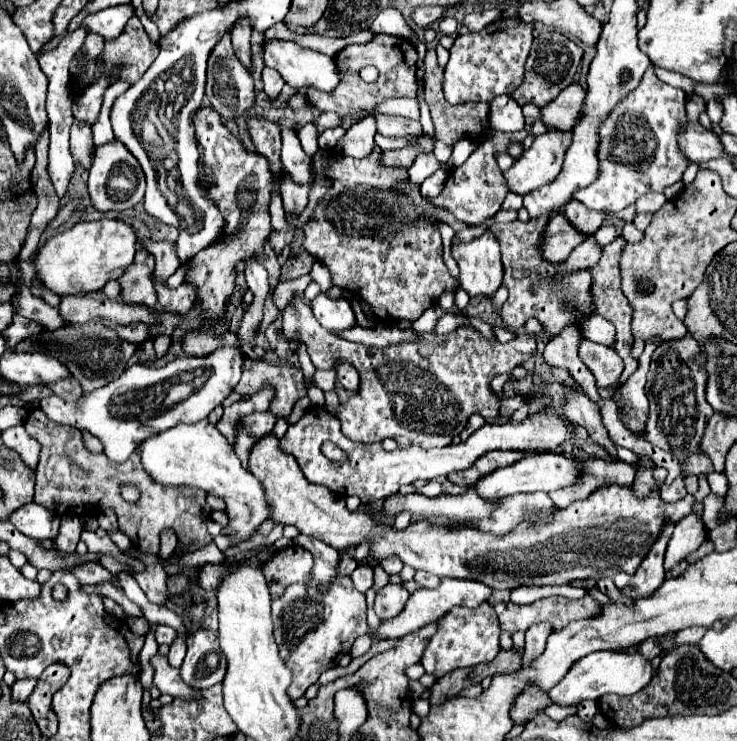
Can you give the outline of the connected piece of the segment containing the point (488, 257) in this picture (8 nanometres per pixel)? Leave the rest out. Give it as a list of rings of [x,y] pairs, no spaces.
[[[485,231],[481,237],[469,241],[469,243],[453,243],[451,245],[451,255],[457,261],[459,267],[459,283],[461,287],[471,295],[483,295],[491,297],[495,291],[501,287],[501,277],[503,277],[503,265],[501,265],[501,255],[499,255],[499,241],[493,231]]]

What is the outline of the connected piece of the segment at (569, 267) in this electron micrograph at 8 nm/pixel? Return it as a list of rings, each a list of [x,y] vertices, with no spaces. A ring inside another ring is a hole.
[[[589,237],[585,243],[573,249],[573,253],[569,255],[569,261],[563,263],[561,271],[577,271],[581,267],[595,267],[597,261],[601,259],[601,253],[603,253],[603,247],[595,241],[595,237]]]

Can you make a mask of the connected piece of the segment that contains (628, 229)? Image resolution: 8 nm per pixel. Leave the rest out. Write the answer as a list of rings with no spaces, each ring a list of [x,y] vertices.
[[[625,223],[623,229],[621,229],[621,235],[623,235],[629,243],[639,243],[639,241],[645,237],[633,223]]]

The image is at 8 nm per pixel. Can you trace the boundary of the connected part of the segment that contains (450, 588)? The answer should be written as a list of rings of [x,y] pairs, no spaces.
[[[443,577],[441,583],[439,583],[439,587],[435,587],[435,589],[425,589],[425,587],[417,589],[417,591],[409,597],[405,609],[397,615],[397,619],[381,621],[377,635],[379,635],[379,639],[405,637],[409,631],[415,631],[415,629],[419,629],[419,627],[423,627],[423,625],[427,625],[427,623],[431,623],[431,621],[441,619],[449,609],[453,609],[453,607],[457,607],[457,605],[477,607],[477,605],[481,605],[483,601],[489,601],[489,597],[491,597],[491,587],[485,585],[485,583],[471,581],[471,579],[451,579],[451,577]]]

